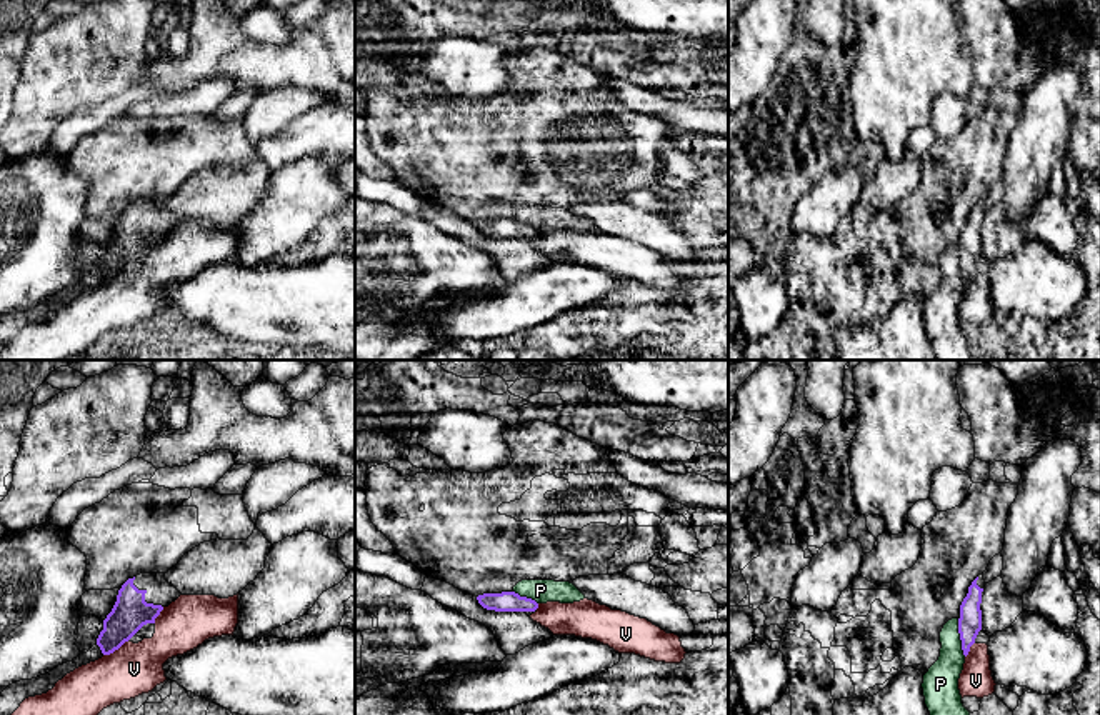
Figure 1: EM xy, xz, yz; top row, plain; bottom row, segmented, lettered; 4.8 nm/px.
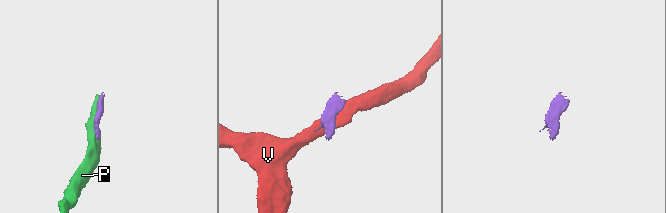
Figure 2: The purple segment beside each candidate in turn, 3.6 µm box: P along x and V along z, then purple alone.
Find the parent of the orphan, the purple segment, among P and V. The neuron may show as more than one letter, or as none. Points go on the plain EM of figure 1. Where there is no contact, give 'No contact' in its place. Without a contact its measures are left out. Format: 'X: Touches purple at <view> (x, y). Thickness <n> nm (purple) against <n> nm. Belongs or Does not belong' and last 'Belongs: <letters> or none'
P: Touches purple at yz (960, 264). Thickness 110 nm (purple) against 180 nm. Does not belong
V: Touches purple at xy (115, 275). Thickness 180 nm (purple) against 240 nm. Does not belong
Belongs: none

